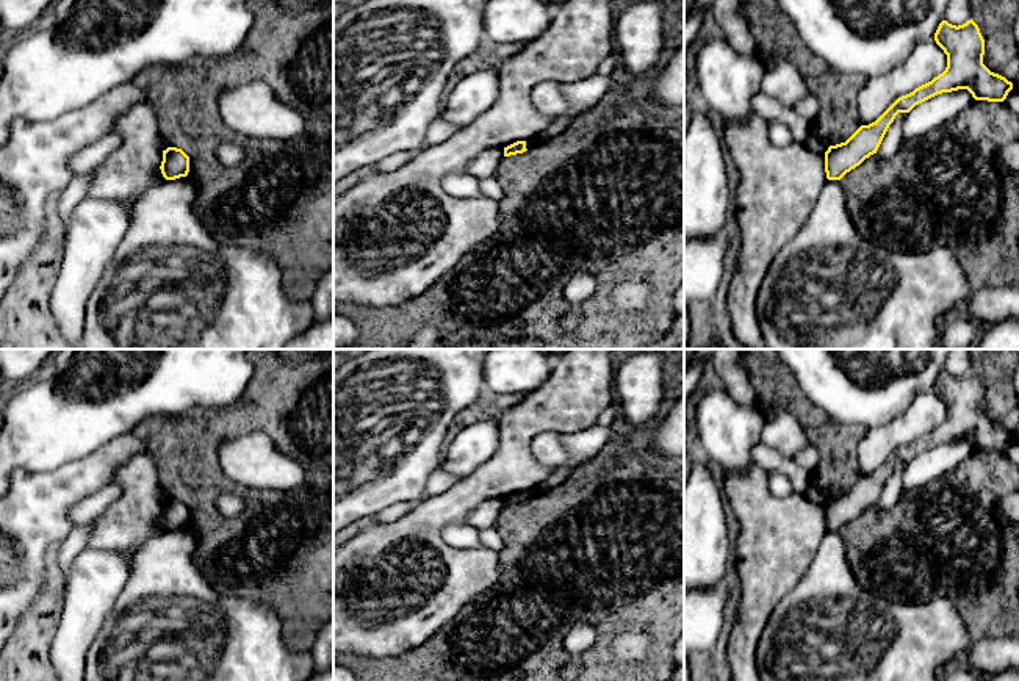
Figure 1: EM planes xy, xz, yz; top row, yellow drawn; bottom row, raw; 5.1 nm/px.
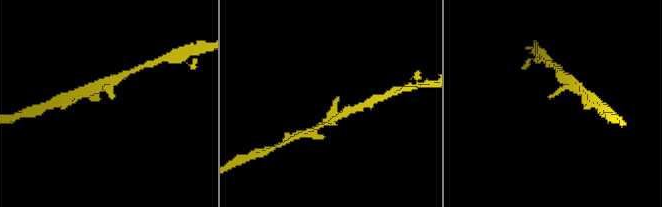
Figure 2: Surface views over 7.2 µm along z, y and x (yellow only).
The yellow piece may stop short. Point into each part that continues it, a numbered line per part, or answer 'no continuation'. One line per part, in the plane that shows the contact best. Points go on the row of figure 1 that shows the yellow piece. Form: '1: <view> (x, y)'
no continuation

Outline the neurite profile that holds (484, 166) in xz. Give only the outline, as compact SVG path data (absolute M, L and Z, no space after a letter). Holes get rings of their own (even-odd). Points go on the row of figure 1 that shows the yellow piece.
M495 147L477 155L466 168L466 174L479 182L495 177L499 163L504 158L504 147Z

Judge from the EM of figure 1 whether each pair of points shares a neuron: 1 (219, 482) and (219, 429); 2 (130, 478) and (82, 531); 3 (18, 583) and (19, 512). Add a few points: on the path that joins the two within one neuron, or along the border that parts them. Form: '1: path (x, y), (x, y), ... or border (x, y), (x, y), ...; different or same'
1: path (208, 470), (208, 442); same
2: border (91, 522), (91, 534), (85, 545); different
3: path (27, 565), (27, 529); same

